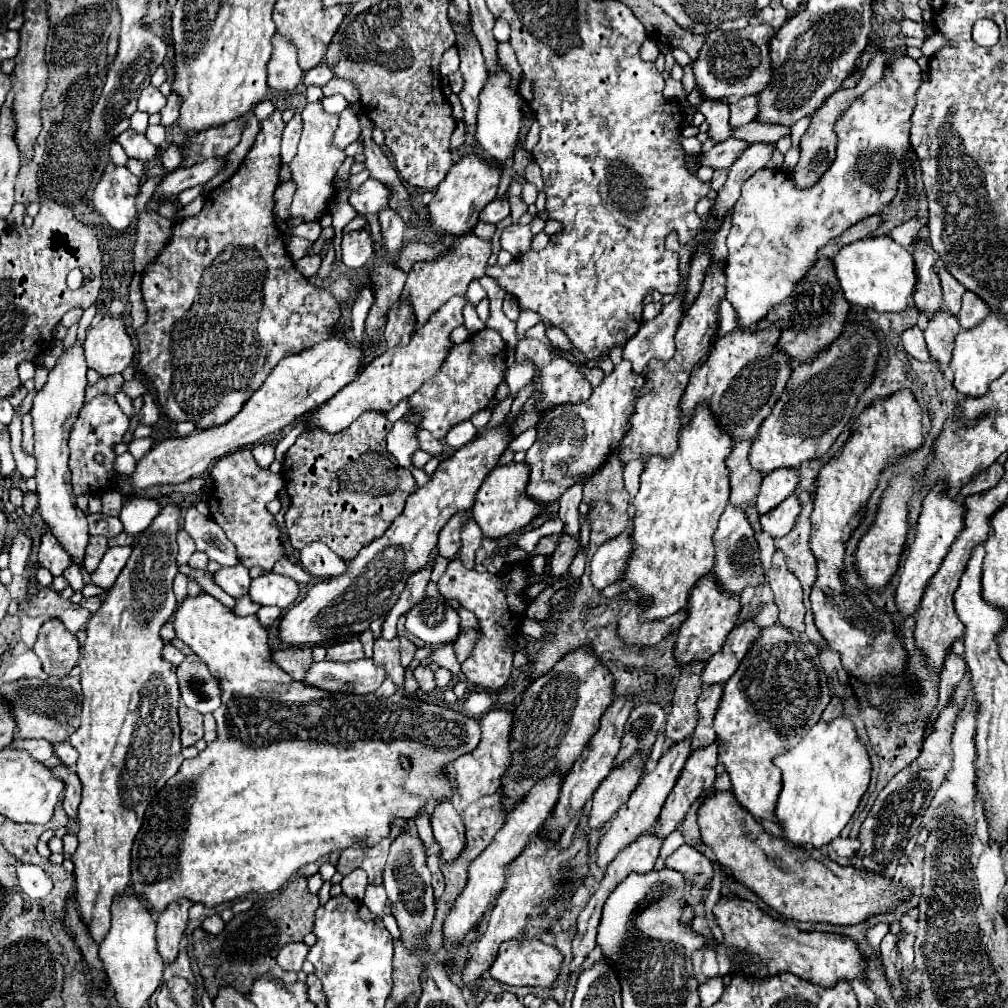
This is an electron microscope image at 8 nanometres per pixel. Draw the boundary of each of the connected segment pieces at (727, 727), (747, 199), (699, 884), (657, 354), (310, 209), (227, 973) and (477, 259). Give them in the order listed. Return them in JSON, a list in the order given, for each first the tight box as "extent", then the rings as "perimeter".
[{"extent":[714,624,830,820],"perimeter":[[[772,624],[772,626],[762,628],[760,638],[752,642],[752,646],[750,646],[748,654],[744,656],[744,660],[740,662],[738,670],[736,670],[734,676],[724,684],[724,694],[722,694],[722,700],[720,700],[718,710],[716,710],[716,716],[714,716],[714,730],[716,730],[716,736],[718,736],[718,738],[716,738],[716,742],[718,742],[718,762],[722,762],[724,768],[726,768],[726,772],[730,774],[732,792],[734,792],[736,800],[738,800],[752,816],[774,820],[774,818],[772,818],[772,806],[776,804],[776,794],[780,792],[780,768],[776,768],[776,766],[772,764],[772,758],[774,758],[776,754],[782,754],[782,752],[790,750],[792,746],[796,746],[796,744],[806,736],[806,732],[820,720],[820,714],[824,712],[824,708],[828,706],[828,702],[830,702],[828,676],[826,676],[826,672],[824,672],[824,668],[822,668],[822,664],[820,664],[820,660],[818,660],[818,648],[816,648],[810,640],[804,642],[804,638],[802,638],[800,634],[788,630],[788,628],[782,626],[782,624]]]},{"extent":[724,56,920,330],"perimeter":[[[904,56],[904,58],[898,58],[898,60],[892,60],[890,66],[886,68],[884,72],[884,78],[874,84],[870,90],[866,90],[836,122],[836,134],[838,134],[838,152],[836,152],[836,160],[832,162],[832,168],[828,168],[828,172],[824,174],[824,178],[812,186],[812,190],[794,190],[792,186],[792,178],[784,172],[784,170],[768,170],[768,168],[762,168],[758,170],[754,176],[750,176],[744,184],[742,184],[742,194],[738,198],[738,202],[734,204],[732,208],[732,228],[730,228],[730,234],[726,238],[726,244],[728,244],[728,260],[726,260],[726,266],[724,266],[724,274],[726,274],[726,300],[734,306],[736,310],[736,316],[738,316],[738,326],[740,330],[752,330],[776,304],[780,304],[784,298],[788,298],[788,294],[794,290],[794,284],[812,268],[812,264],[816,262],[816,250],[822,248],[824,244],[828,244],[832,238],[840,236],[848,226],[876,214],[876,210],[884,204],[888,204],[894,196],[896,196],[896,190],[898,190],[898,182],[900,182],[900,174],[902,174],[902,168],[904,168],[904,152],[908,150],[908,144],[910,144],[910,114],[914,110],[914,104],[916,104],[916,90],[920,86],[920,66],[916,64],[916,60],[912,60],[910,56]]]},{"extent":[666,844,714,902],"perimeter":[[[684,844],[666,858],[666,866],[686,876],[690,882],[690,898],[694,902],[700,902],[706,896],[706,890],[714,878],[714,864],[704,854]]]},{"extent":[622,246,692,374],"perimeter":[[[680,246],[678,254],[680,254],[680,268],[682,268],[682,284],[680,284],[680,290],[676,294],[676,298],[662,308],[662,312],[650,320],[650,322],[642,322],[640,330],[626,342],[624,346],[624,352],[622,352],[622,358],[632,362],[632,370],[634,374],[642,374],[644,368],[648,366],[648,362],[652,358],[656,360],[670,360],[674,356],[674,334],[676,334],[676,328],[678,328],[678,322],[682,318],[682,296],[684,296],[684,284],[686,284],[686,276],[688,276],[688,266],[690,266],[690,256],[692,256],[692,246]]]},{"extent":[288,104,346,220],"perimeter":[[[306,104],[302,110],[302,120],[304,120],[304,132],[298,142],[298,152],[294,160],[288,164],[292,172],[292,182],[296,184],[294,200],[290,204],[290,218],[304,218],[308,220],[320,220],[328,212],[328,202],[334,196],[334,174],[344,162],[346,154],[344,150],[338,150],[332,144],[334,130],[338,126],[338,116],[336,114],[326,114],[322,110],[322,104]]]},{"extent":[192,876,318,998],"perimeter":[[[298,876],[278,896],[270,900],[260,900],[248,912],[236,914],[226,924],[226,930],[222,934],[212,936],[202,928],[196,928],[192,934],[192,954],[196,958],[210,998],[214,998],[222,986],[234,986],[238,992],[248,994],[254,978],[268,972],[282,982],[294,982],[296,974],[282,970],[276,962],[276,956],[282,946],[286,946],[288,942],[302,942],[302,938],[312,932],[314,912],[318,906],[318,894],[310,894],[306,878]]]},{"extent":[400,234,492,328],"perimeter":[[[466,234],[464,238],[454,238],[450,252],[438,258],[436,262],[416,262],[414,264],[412,270],[408,272],[408,280],[400,296],[400,302],[410,304],[416,316],[416,328],[422,326],[428,320],[428,316],[436,312],[452,296],[462,296],[472,280],[482,278],[490,254],[492,254],[492,246],[488,240],[482,240],[474,234]]]}]

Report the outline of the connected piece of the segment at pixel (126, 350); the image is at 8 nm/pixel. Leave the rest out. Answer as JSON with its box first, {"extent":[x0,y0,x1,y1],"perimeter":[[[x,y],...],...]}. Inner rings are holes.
{"extent":[84,316,134,376],"perimeter":[[[104,316],[88,330],[84,354],[88,368],[96,370],[100,376],[124,372],[134,358],[134,344],[126,334],[124,322],[118,316]]]}

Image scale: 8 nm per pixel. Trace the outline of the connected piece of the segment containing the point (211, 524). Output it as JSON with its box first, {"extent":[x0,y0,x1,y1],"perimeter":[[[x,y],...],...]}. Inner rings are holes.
{"extent":[184,506,238,566],"perimeter":[[[194,506],[188,508],[184,516],[184,530],[194,540],[196,550],[204,552],[210,560],[220,566],[238,564],[236,550],[232,548],[232,542],[228,542],[224,530],[210,516],[202,516]]]}

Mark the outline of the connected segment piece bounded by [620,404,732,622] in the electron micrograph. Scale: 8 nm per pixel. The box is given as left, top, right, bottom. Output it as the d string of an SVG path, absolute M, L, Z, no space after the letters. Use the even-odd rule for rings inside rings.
M700 404L690 424L680 430L678 450L672 454L672 458L664 460L660 456L652 456L646 462L644 472L640 476L640 490L632 500L636 506L636 514L632 518L632 534L630 534L630 542L634 550L620 578L620 582L630 584L626 596L630 598L630 594L634 594L634 602L644 602L638 614L640 622L662 620L682 610L686 606L686 598L692 586L712 570L712 562L714 562L712 534L730 496L728 470L724 466L724 460L730 452L732 452L730 436L720 432L710 410L704 404Z

